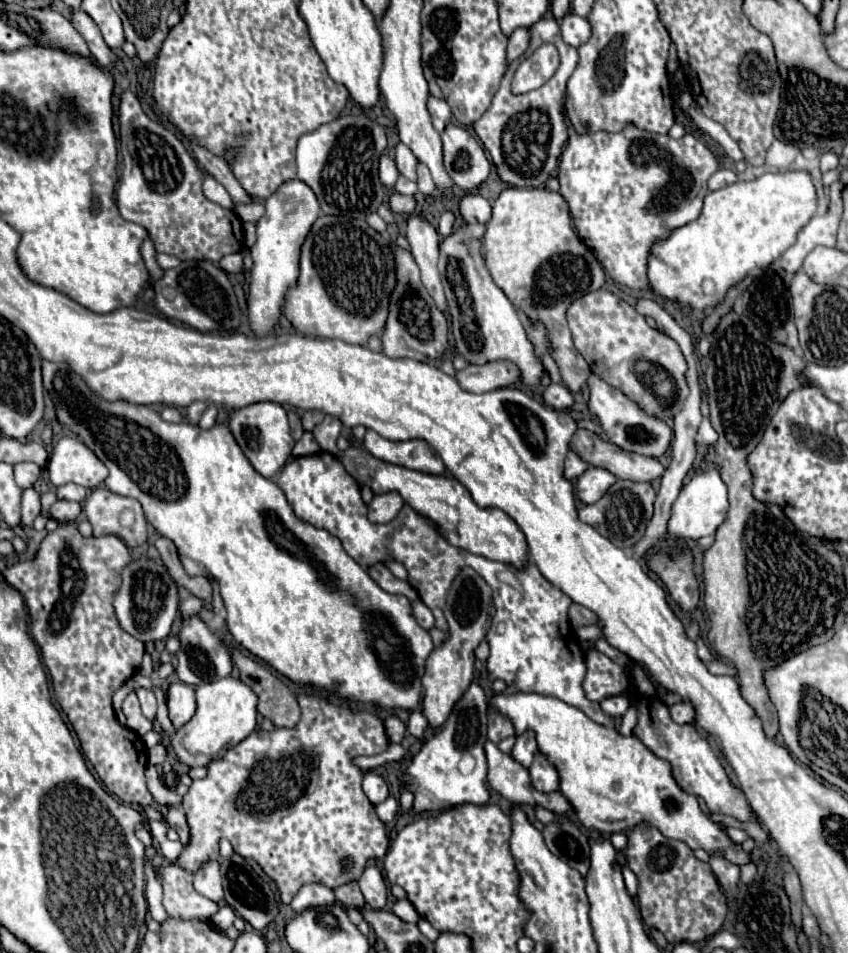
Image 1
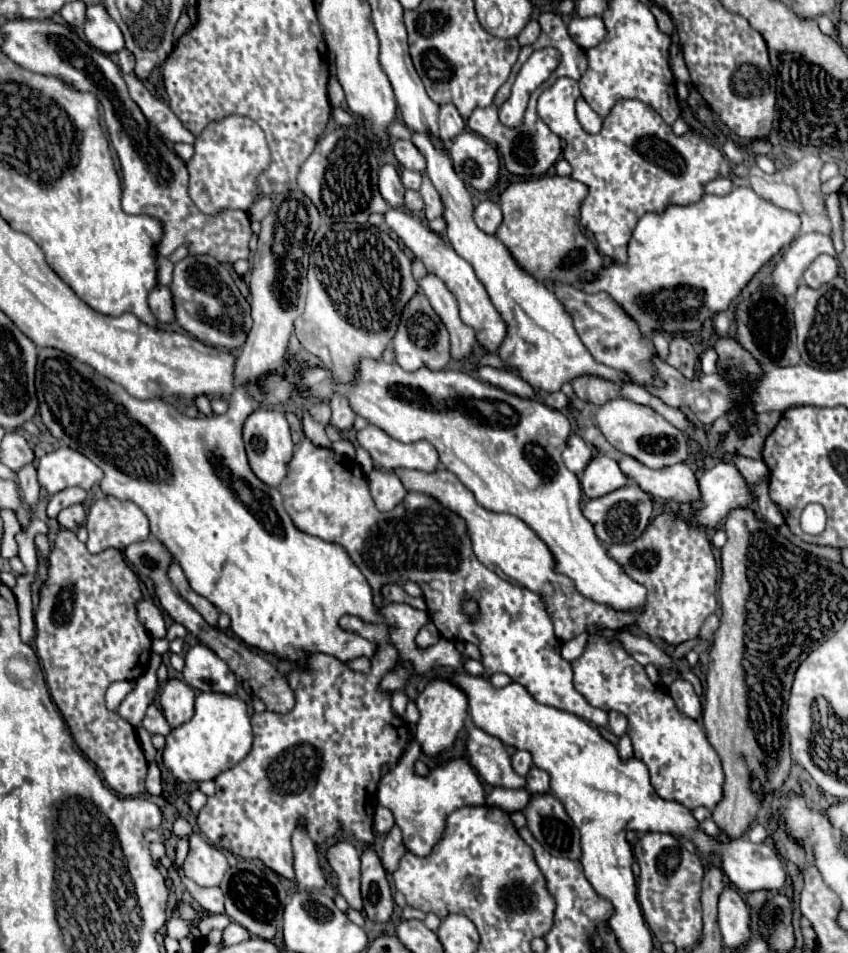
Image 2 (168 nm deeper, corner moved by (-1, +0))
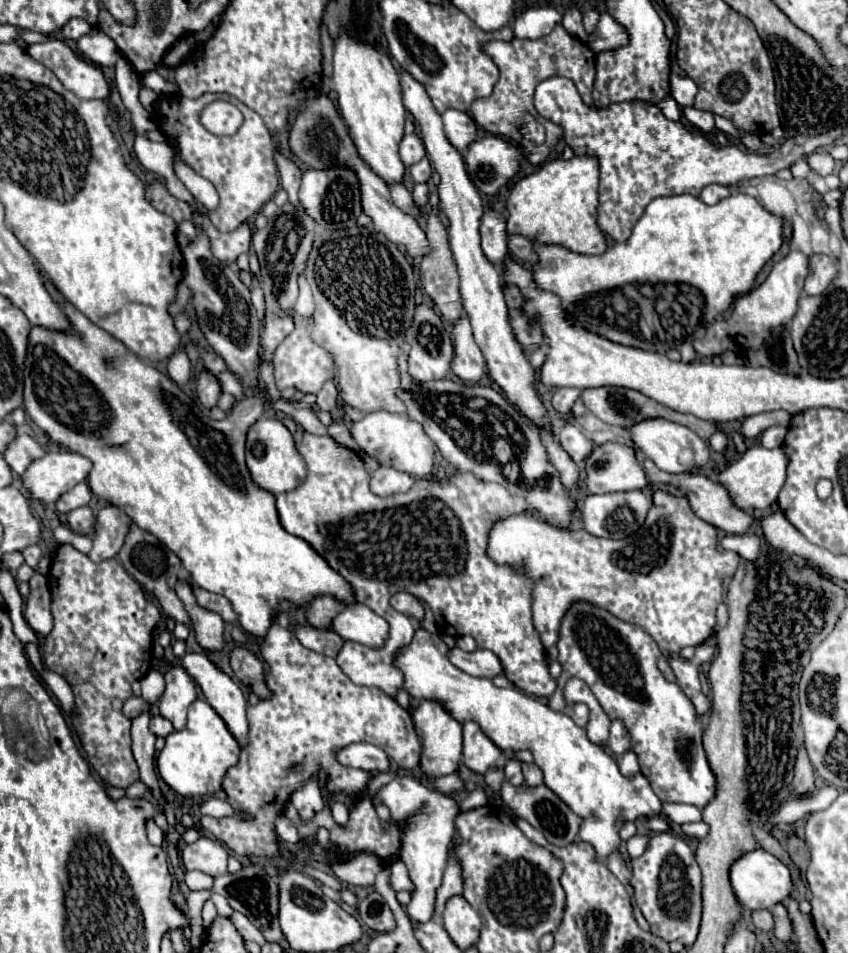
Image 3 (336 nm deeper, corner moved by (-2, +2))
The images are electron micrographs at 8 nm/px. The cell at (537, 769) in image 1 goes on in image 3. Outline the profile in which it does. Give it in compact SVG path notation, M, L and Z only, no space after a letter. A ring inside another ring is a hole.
M523 763L523 775L529 787L537 787L543 783L543 771L535 763Z

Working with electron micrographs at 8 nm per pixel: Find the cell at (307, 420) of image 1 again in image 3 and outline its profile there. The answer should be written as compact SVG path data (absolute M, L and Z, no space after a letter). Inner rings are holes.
M333 381L325 383L325 387L321 387L321 391L319 391L315 397L317 397L317 407L319 407L321 411L331 413L331 411L337 409L337 399L339 399L339 397L337 397L337 387L335 387Z

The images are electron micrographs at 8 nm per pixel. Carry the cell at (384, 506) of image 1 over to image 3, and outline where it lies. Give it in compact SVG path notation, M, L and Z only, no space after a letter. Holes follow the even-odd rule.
M379 467L377 471L371 473L371 491L379 497L405 493L413 487L413 483L415 479L409 473L389 469L389 467Z

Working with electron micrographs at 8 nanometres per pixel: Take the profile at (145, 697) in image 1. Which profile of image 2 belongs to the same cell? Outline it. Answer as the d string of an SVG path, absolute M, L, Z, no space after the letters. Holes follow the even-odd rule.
M156 705L148 707L148 713L146 713L144 721L142 721L142 727L152 735L168 735L172 731L172 727L168 725L168 721L164 719L162 711Z

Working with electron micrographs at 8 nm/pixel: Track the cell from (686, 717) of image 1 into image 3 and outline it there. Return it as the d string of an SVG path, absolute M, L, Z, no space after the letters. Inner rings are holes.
M669 655L667 661L669 661L669 667L673 669L673 673L677 677L677 685L681 687L681 691L691 699L691 703L697 709L697 715L703 715L709 709L709 701L701 693L701 685L699 685L699 677L697 677L697 665L693 665L691 661L685 661L677 655Z

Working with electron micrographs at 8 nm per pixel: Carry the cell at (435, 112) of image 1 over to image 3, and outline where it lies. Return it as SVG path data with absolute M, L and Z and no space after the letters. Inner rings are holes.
M449 109L443 113L443 125L445 125L445 135L453 147L459 151L465 151L465 147L477 137L477 125L475 121L457 109Z

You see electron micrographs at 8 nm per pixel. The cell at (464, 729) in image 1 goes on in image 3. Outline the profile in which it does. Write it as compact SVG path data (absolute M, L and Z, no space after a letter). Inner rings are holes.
M395 777L391 783L377 789L373 803L383 803L391 811L391 821L401 829L401 861L407 865L414 884L413 899L407 905L407 915L413 923L425 923L433 917L435 889L441 885L443 871L449 859L449 845L455 835L453 819L459 805L451 795L437 793L413 777Z

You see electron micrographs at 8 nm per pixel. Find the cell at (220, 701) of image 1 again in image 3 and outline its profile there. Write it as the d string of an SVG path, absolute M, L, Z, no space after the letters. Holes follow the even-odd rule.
M195 699L189 707L185 731L173 731L157 757L157 769L163 781L179 795L213 795L221 789L223 775L239 761L241 747L225 721L205 699Z

